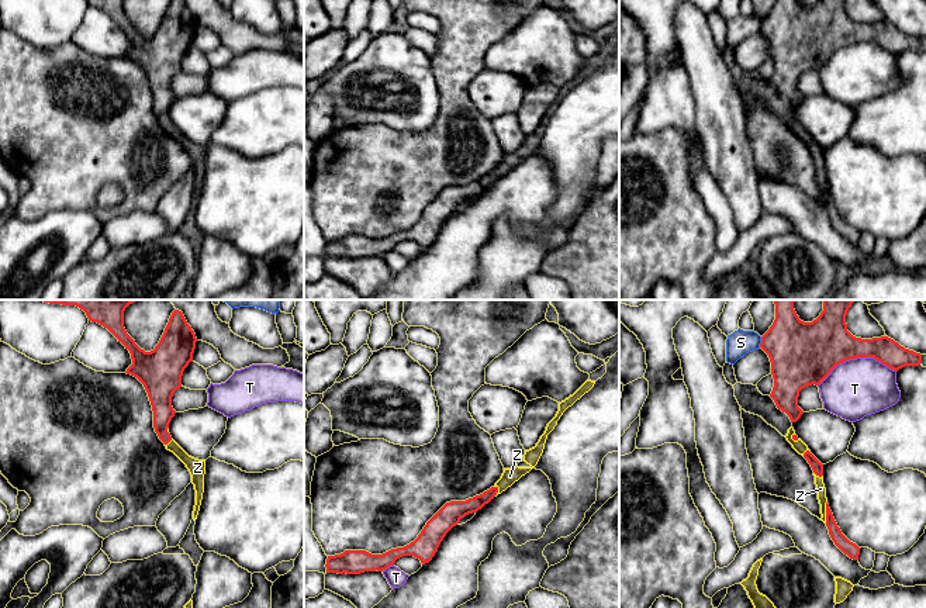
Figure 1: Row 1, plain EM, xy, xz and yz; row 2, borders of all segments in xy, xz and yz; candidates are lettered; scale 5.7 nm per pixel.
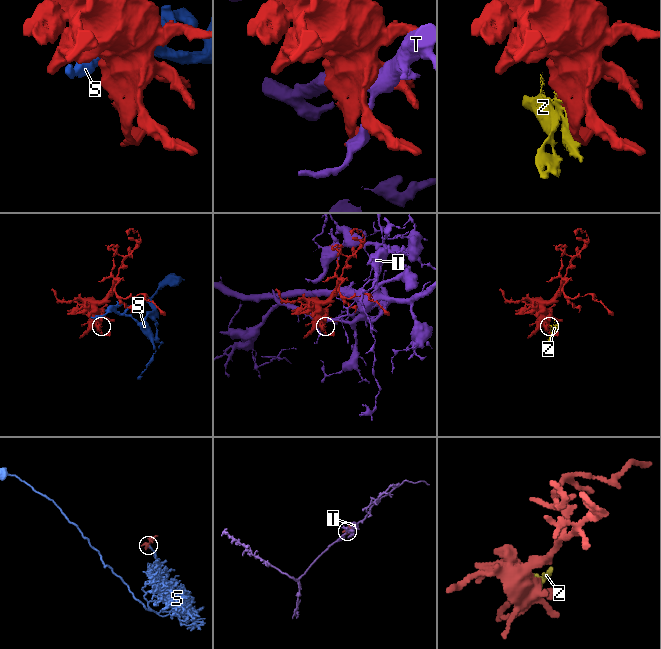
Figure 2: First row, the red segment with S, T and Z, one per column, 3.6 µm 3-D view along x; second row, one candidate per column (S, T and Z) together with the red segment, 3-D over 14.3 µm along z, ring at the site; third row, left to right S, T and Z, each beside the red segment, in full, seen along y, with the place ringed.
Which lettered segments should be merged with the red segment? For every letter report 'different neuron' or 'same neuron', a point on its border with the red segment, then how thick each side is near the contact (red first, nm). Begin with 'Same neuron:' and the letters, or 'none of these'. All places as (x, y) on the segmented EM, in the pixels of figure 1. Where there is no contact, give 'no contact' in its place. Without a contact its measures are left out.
Same neuron: Z
S: different neuron; contact yz (762, 342); calibres 360 and 140 nm
T: different neuron; contact yz (856, 358); calibres 320 and 340 nm
Z: same neuron; contact yz (826, 512); calibres 80 and 50 nm

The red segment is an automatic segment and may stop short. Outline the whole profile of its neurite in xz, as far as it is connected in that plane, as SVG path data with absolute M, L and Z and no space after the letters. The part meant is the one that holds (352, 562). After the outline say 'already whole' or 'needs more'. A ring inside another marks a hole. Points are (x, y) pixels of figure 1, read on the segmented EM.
M587 380L573 395L559 403L559 411L556 417L547 424L545 433L540 436L535 448L525 450L524 462L528 467L504 469L501 479L494 487L484 491L480 495L469 498L466 501L446 502L424 526L418 538L404 547L391 549L383 555L372 555L366 550L345 550L341 555L328 556L326 573L338 574L360 574L364 571L383 571L390 566L394 566L395 560L402 556L414 556L421 560L422 564L429 563L446 533L456 526L462 518L469 514L477 512L494 497L505 491L522 476L529 473L539 462L547 435L554 429L557 421L563 412L580 400L585 393L594 387L595 381Z; needs more

